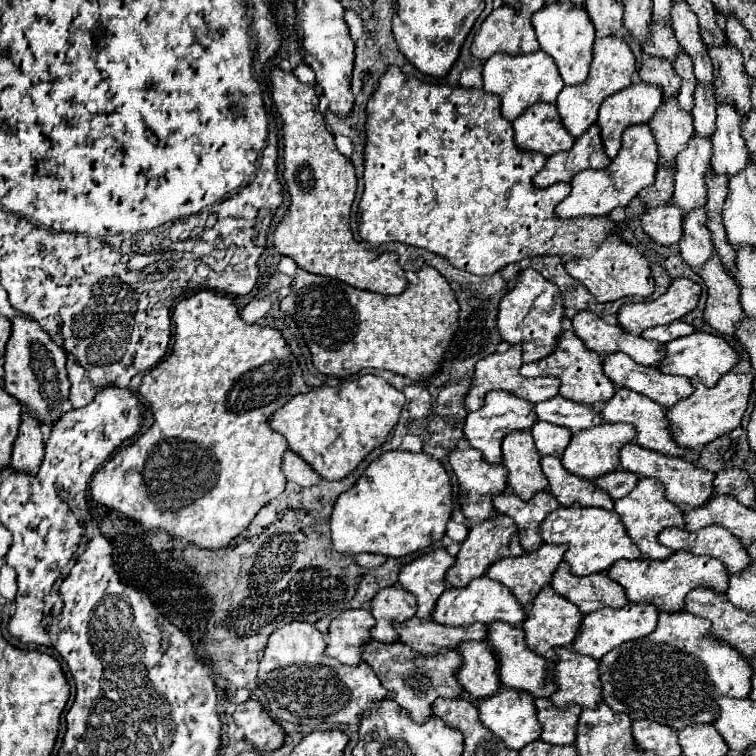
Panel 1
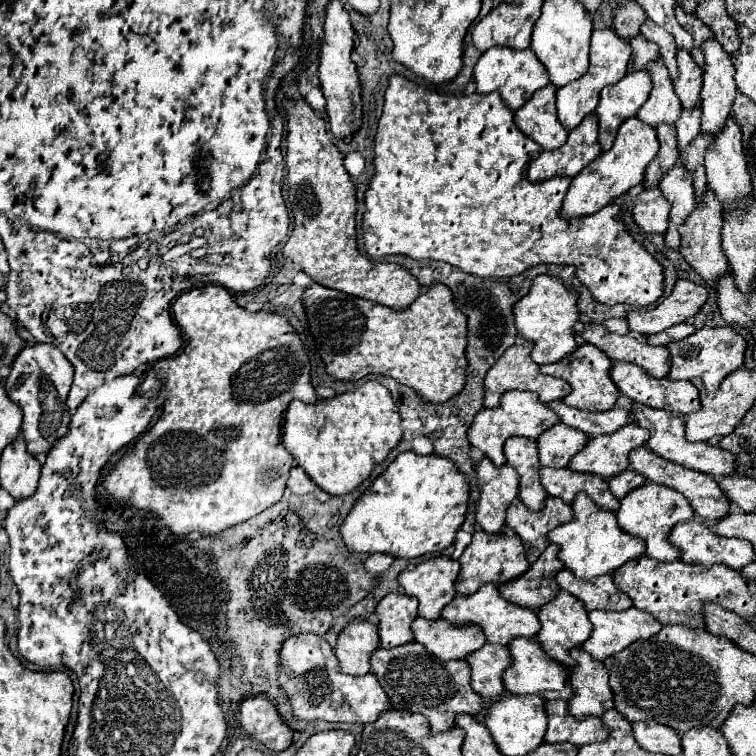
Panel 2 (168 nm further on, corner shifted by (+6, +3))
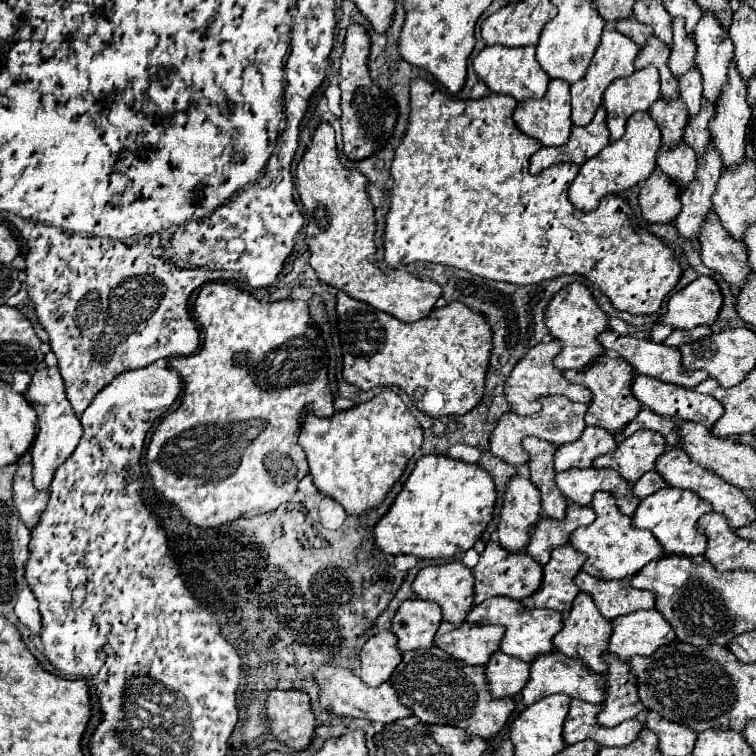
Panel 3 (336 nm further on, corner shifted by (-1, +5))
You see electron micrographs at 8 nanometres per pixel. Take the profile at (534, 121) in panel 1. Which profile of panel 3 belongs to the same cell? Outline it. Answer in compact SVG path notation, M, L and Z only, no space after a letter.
M553 79L543 99L529 99L517 105L513 121L523 133L539 139L543 145L559 147L565 145L571 135L573 123L569 113L569 85L561 79Z

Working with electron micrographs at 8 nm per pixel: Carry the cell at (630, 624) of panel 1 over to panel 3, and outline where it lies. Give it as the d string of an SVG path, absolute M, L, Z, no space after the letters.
M641 609L611 621L613 633L607 651L619 659L651 655L663 643L675 641L675 633L657 609Z

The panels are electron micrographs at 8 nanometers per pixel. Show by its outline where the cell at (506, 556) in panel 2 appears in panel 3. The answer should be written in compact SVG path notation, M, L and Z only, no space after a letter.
M489 541L479 557L479 563L473 567L473 575L477 579L475 581L475 605L483 603L489 597L495 597L495 595L507 595L517 601L531 595L535 589L539 589L539 583L543 579L541 569L543 567L535 559L531 559L525 551L511 553L511 551L503 549L499 543Z

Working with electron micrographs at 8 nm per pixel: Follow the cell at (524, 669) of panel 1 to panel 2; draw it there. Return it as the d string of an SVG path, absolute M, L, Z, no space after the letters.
M516 639L512 641L512 665L504 673L504 685L506 691L512 695L540 695L544 699L564 699L572 697L572 685L568 685L570 669L556 663L552 657L548 657L542 647L532 639Z

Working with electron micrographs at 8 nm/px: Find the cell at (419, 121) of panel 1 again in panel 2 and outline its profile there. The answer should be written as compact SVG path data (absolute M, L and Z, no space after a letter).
M392 75L384 99L386 99L384 111L382 111L382 117L378 121L378 133L374 139L374 169L376 169L376 173L368 185L368 191L366 191L366 213L364 213L364 223L362 223L366 253L372 259L382 259L386 255L406 255L412 259L434 259L434 261L450 263L450 265L462 269L464 273L472 273L478 277L514 277L514 275L520 275L534 265L550 265L550 263L554 263L554 265L578 265L576 277L590 289L592 297L598 303L618 305L618 303L624 303L624 297L632 297L632 293L634 293L634 297L640 301L626 303L626 305L648 307L664 295L664 267L624 229L624 223L620 220L620 207L618 205L606 205L604 209L600 209L592 215L576 217L576 219L568 221L568 219L560 217L560 207L562 207L564 193L570 185L570 177L562 175L562 177L552 177L552 179L540 181L540 183L530 183L526 179L526 167L532 159L536 159L540 155L540 147L532 139L524 137L524 133L520 133L520 129L514 127L514 113L504 105L500 93L442 95L442 93L426 89L424 85L408 81L402 75Z

